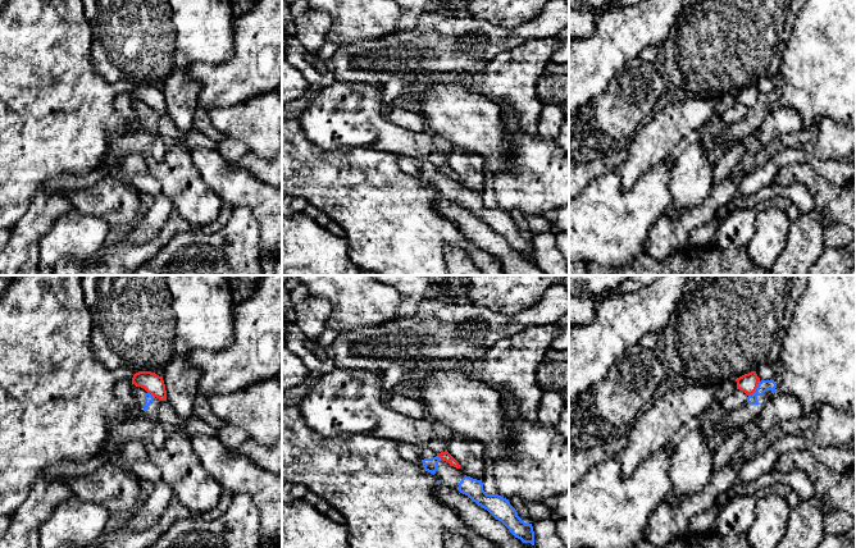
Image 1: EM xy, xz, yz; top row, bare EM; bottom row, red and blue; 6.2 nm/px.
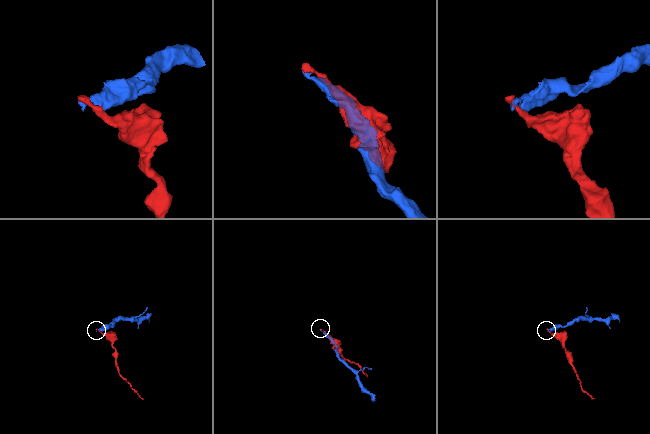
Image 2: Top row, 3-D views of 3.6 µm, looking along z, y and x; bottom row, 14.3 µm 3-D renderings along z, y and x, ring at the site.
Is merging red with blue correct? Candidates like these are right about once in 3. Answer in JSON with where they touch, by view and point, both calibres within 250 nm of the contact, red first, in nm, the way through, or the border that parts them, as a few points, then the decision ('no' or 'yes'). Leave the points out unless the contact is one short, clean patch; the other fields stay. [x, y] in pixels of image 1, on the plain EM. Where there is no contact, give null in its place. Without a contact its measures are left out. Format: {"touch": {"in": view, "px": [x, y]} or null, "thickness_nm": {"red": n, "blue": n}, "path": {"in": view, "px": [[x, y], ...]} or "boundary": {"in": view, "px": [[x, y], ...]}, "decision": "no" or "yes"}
{"touch": {"in": "yz", "px": [755, 101]}, "thickness_nm": {"red": 120, "blue": 70}, "decision": "no"}

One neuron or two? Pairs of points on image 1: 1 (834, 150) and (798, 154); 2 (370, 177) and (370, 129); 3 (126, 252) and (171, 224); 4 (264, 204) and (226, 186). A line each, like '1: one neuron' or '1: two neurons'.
1: two neurons
2: two neurons
3: one neuron
4: one neuron

